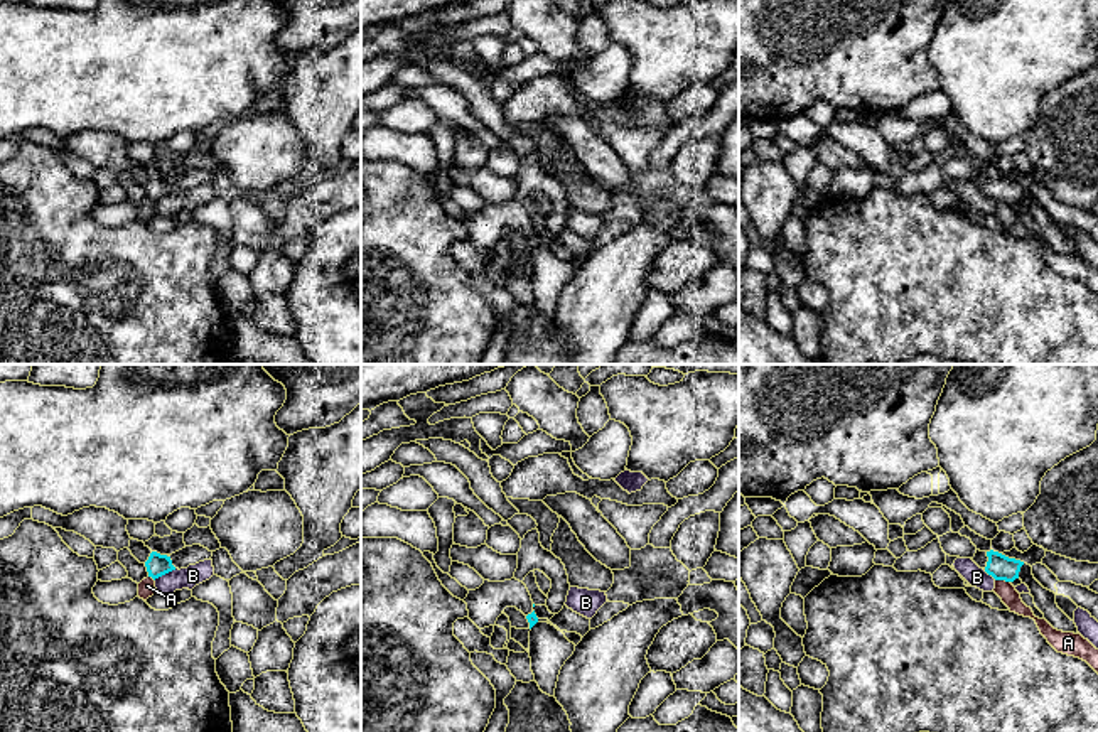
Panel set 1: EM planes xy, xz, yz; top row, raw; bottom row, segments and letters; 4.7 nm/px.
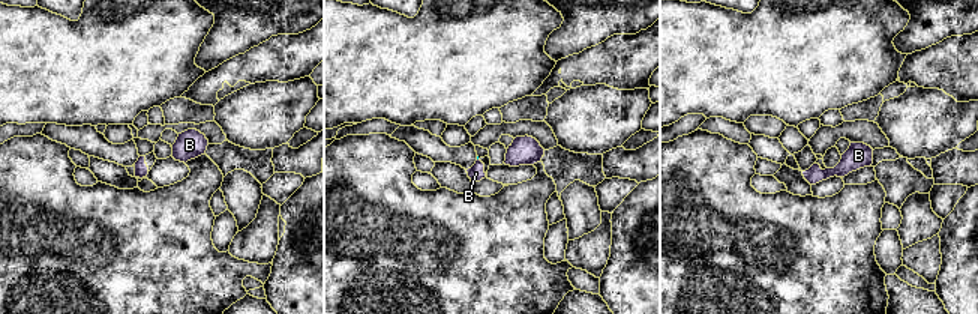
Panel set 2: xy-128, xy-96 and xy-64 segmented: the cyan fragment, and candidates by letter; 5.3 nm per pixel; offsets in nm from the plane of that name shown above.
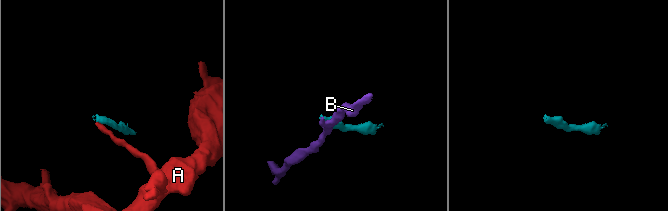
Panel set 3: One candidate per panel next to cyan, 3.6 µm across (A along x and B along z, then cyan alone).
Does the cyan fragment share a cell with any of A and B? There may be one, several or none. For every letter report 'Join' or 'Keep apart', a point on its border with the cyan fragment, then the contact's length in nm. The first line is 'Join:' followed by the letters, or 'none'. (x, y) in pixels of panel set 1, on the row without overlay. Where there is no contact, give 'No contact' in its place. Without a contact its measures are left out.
Join: none
A: Keep apart. Touches cyan at yz (1002, 201). Shared border 70 nm
B: Keep apart. Touches cyan at xy (164, 196). Shared border 120 nm

